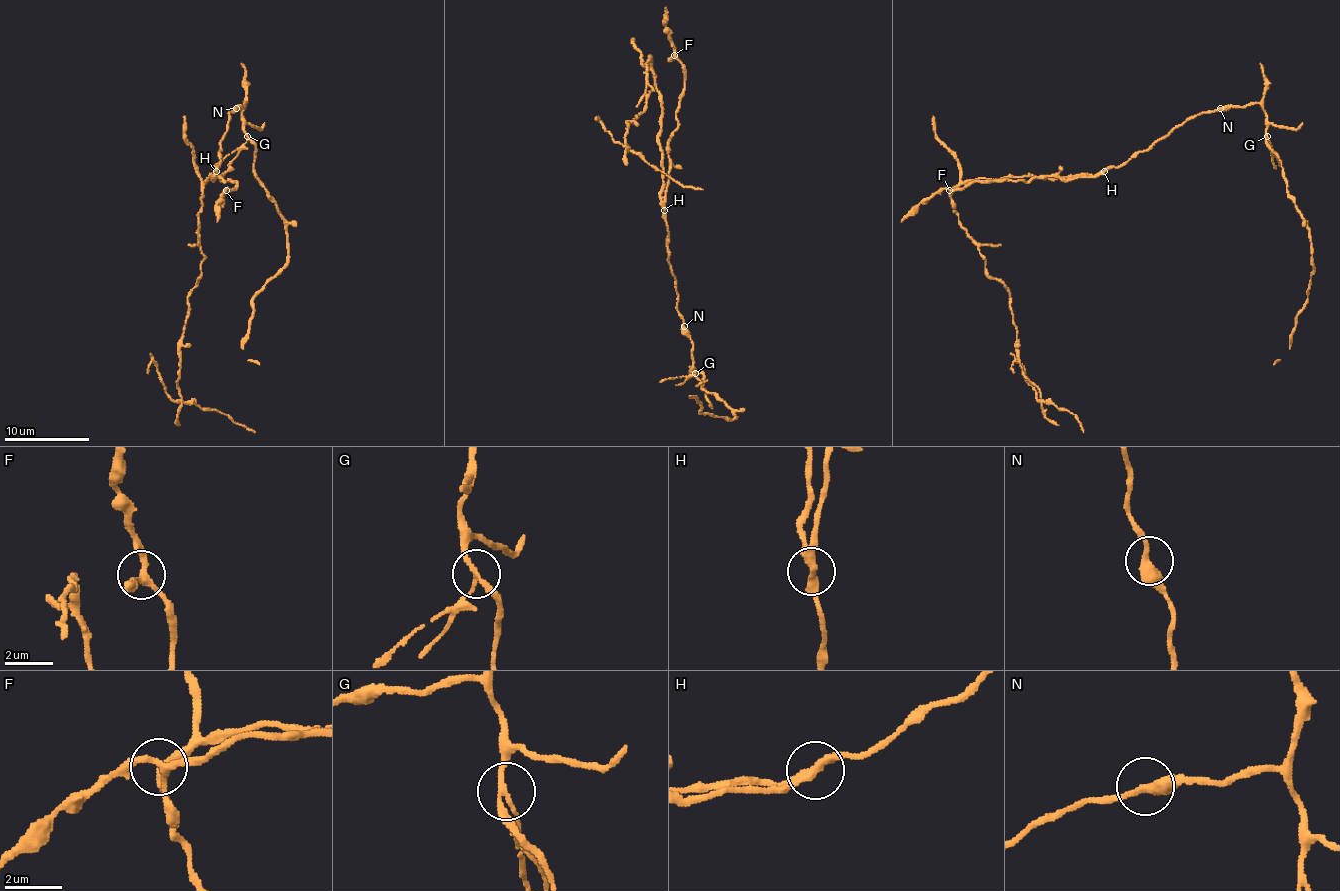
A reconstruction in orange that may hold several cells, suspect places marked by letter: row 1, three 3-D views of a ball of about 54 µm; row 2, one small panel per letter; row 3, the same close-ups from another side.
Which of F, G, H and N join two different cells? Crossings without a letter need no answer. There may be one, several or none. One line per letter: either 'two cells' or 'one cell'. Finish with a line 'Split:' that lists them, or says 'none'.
F: one cell
G: two cells
H: two cells
N: one cell
Split: G, H

